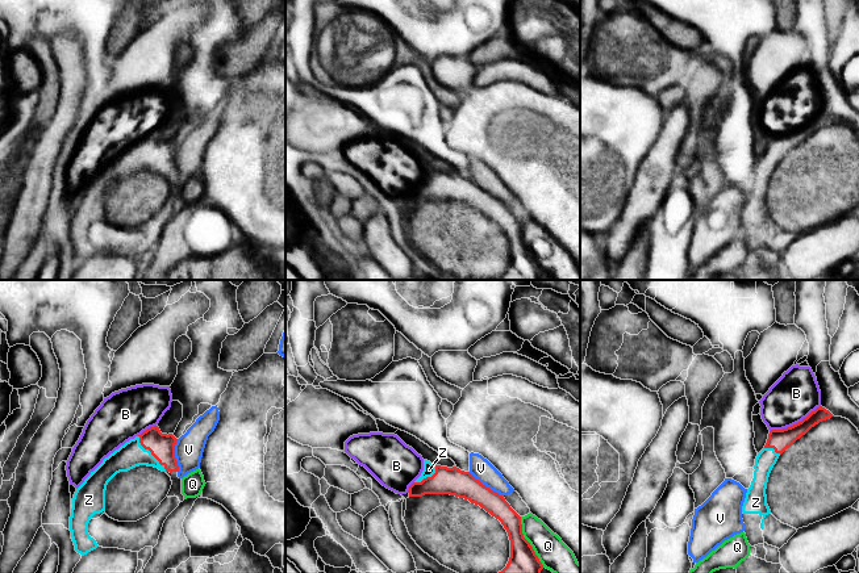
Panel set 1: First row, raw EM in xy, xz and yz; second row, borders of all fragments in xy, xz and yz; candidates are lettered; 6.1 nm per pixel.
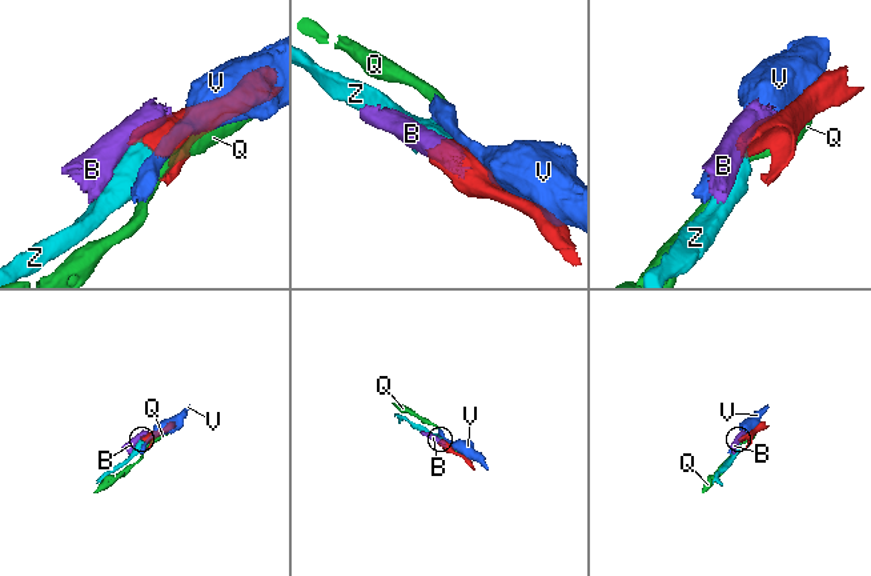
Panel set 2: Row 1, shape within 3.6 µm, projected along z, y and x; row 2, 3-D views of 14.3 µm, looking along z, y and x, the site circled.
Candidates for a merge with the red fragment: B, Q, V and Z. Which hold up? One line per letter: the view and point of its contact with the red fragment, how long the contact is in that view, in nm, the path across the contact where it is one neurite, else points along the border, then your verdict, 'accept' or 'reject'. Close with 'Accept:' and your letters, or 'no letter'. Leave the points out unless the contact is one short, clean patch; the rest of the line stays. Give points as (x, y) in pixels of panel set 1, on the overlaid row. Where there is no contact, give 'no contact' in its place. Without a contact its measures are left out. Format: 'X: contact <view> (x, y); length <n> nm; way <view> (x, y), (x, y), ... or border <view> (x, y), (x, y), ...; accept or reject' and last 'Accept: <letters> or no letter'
B: contact yz (796, 423); length 360 nm; reject
Q: contact xz (528, 542); length 340 nm; reject
V: contact xz (484, 485); length 260 nm; reject
Z: contact xy (150, 451); length 280 nm; way xy (162, 446), (158, 450), (150, 451), (132, 454); accept
Accept: Z

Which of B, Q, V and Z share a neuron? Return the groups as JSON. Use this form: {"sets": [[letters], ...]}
{"sets": [["B"], ["Q"], ["V"], ["Z"]]}

